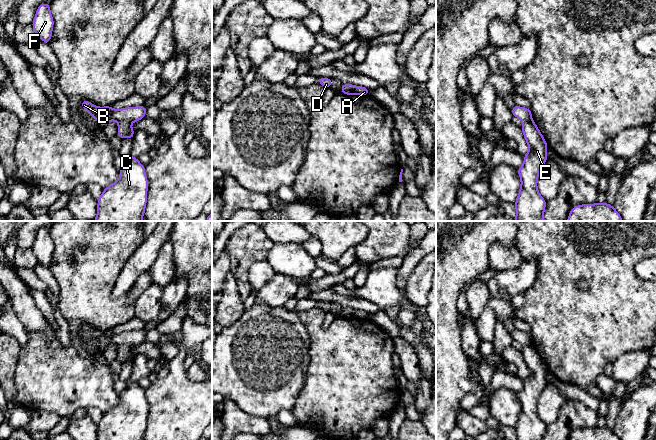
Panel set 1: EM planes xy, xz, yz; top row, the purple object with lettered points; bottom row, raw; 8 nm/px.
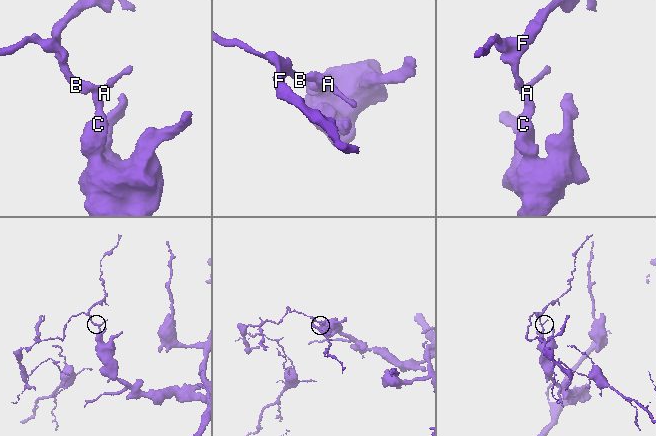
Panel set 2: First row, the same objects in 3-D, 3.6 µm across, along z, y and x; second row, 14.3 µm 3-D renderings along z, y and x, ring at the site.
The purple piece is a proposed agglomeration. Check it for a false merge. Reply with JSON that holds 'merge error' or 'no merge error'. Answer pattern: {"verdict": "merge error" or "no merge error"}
{"verdict": "merge error"}

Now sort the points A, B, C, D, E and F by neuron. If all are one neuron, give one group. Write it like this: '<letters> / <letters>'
A B D F / C E

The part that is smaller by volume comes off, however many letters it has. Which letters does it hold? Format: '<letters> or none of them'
A, B, D, F

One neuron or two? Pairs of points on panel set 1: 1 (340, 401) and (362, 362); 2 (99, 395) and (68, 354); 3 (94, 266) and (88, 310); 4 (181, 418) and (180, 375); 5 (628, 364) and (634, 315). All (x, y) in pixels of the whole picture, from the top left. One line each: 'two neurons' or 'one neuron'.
1: one neuron
2: one neuron
3: one neuron
4: one neuron
5: two neurons

